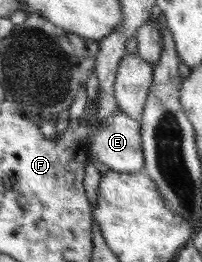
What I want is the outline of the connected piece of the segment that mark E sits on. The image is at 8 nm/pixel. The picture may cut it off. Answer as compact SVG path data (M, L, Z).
M118 107L112 115L106 117L102 123L97 122L98 130L94 132L89 146L89 158L98 160L100 164L108 166L111 171L135 173L144 168L144 156L141 139L141 123L130 118Z

